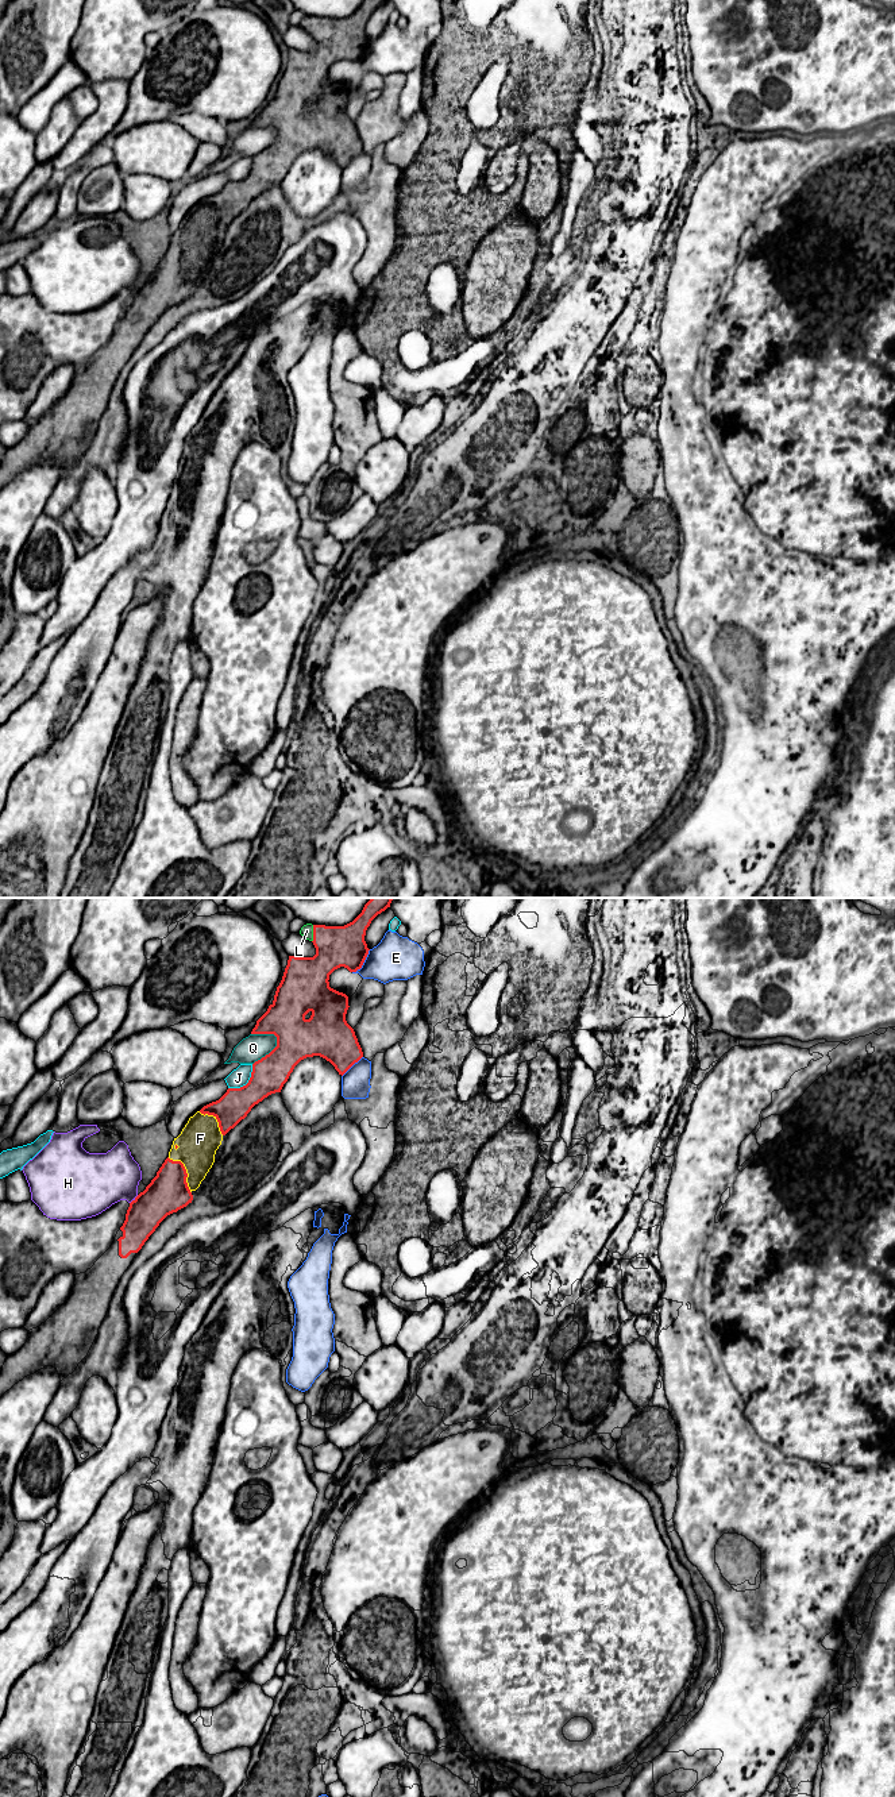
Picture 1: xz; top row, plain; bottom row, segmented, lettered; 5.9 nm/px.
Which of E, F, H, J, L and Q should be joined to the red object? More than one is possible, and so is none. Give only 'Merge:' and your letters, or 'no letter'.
Merge: F, L

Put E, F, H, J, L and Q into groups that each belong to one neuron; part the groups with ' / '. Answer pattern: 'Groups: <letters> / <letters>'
Groups: E / F L / H / J / Q

